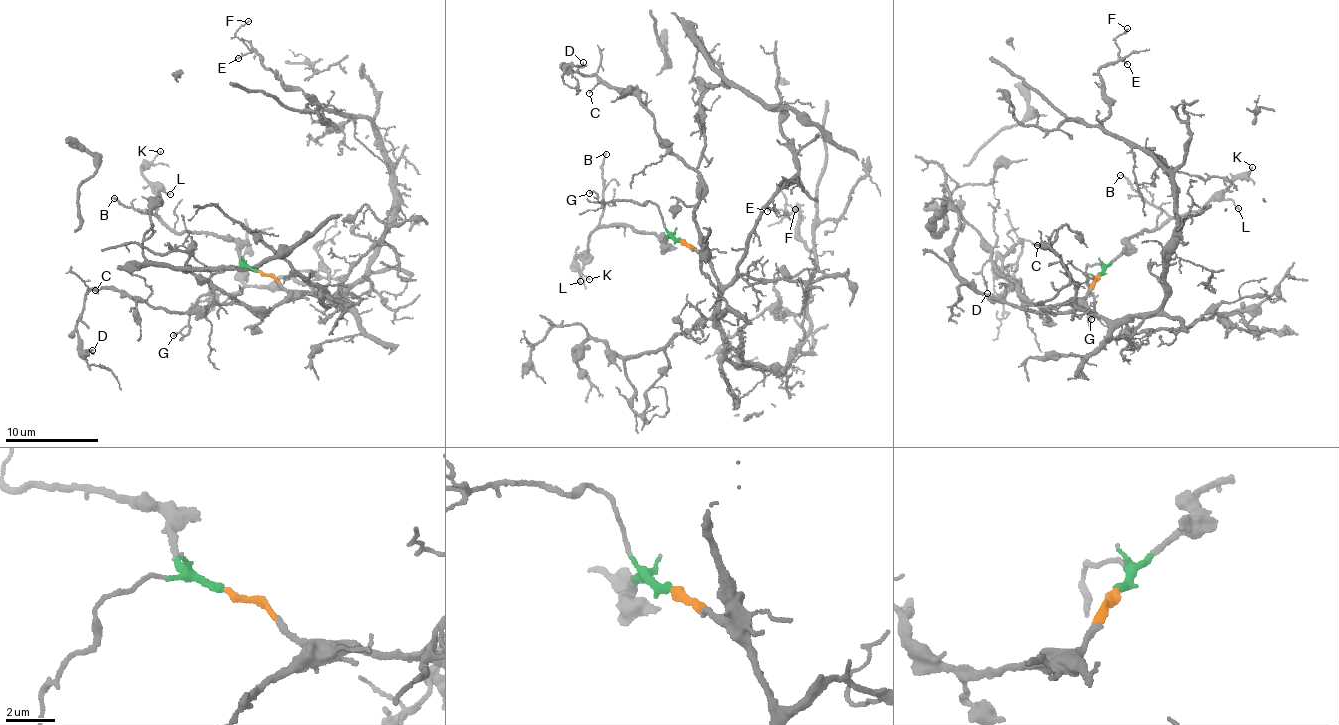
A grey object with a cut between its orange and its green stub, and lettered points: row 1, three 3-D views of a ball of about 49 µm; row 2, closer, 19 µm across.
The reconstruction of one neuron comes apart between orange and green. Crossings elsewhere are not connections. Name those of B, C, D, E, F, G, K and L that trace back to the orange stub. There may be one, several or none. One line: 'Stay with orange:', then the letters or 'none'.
Stay with orange: C, D, E, F

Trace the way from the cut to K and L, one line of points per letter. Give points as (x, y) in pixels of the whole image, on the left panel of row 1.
K: (258, 271), (239, 257), (234, 242), (198, 232), (172, 232), (161, 224), (142, 168), (161, 151)
L: (258, 271), (239, 257), (234, 242), (198, 232), (172, 232), (161, 224), (156, 194), (163, 189), (171, 193)

